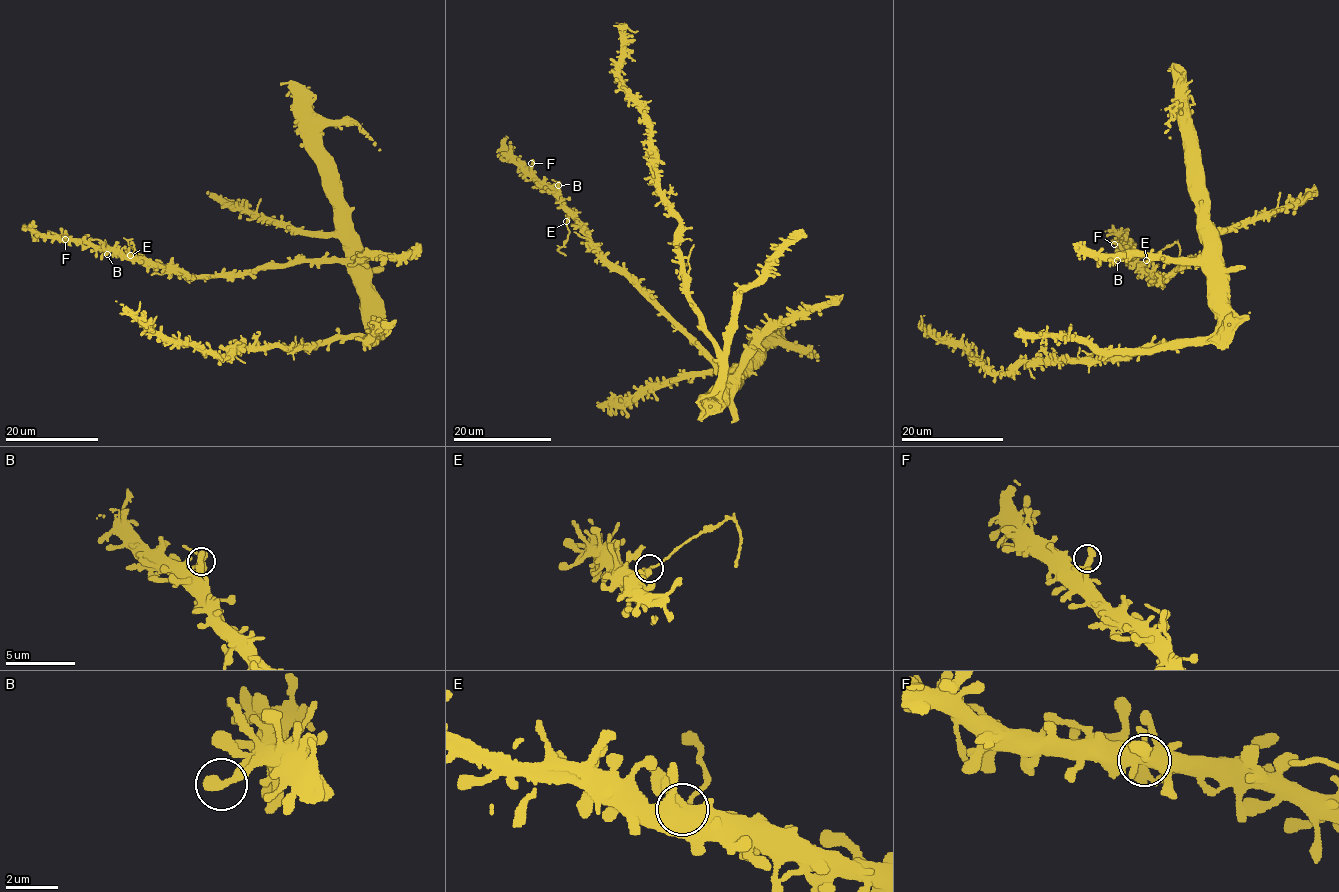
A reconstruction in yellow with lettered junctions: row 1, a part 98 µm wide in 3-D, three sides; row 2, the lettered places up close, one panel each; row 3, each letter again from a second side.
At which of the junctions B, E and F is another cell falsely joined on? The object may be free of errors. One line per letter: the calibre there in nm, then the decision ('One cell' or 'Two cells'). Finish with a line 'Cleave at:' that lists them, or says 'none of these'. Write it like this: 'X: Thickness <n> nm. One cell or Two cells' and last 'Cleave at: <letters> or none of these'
B: Thickness 360 nm. One cell
E: Thickness 320 nm. Two cells
F: Thickness 360 nm. One cell
Cleave at: E

